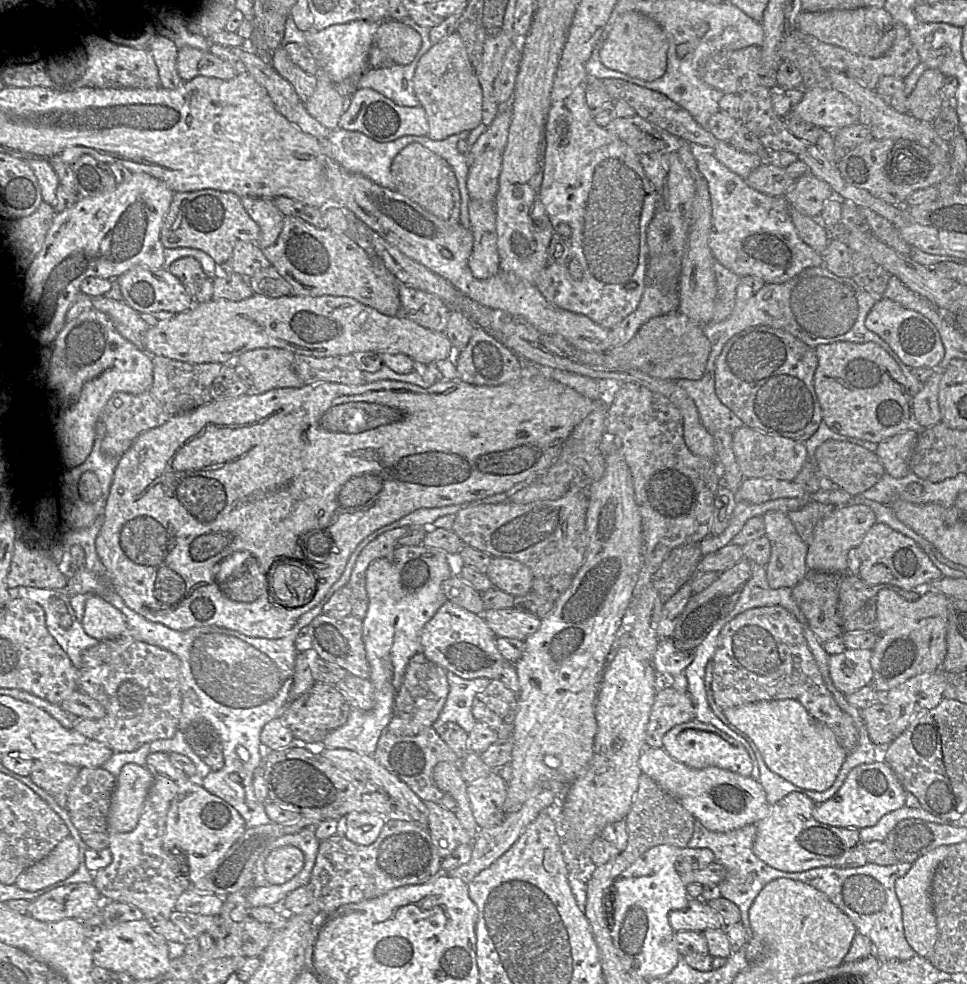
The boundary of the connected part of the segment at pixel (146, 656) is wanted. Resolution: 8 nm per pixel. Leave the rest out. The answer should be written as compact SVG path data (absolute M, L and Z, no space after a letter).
M133 639L98 641L82 653L78 690L99 702L105 715L100 719L74 718L73 730L106 744L114 753L133 752L152 741L173 737L182 705L178 657Z

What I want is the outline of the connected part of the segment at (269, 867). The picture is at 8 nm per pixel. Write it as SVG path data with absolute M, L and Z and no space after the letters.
M295 846L272 850L265 860L265 875L270 885L282 885L295 877L304 866L304 854Z

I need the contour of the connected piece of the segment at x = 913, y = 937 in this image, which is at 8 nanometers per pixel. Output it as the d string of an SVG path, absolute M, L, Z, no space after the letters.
M950 846L937 847L912 863L906 875L895 882L895 893L902 908L904 935L917 955L929 960L937 940L938 929L931 898L931 885L939 864L949 854Z

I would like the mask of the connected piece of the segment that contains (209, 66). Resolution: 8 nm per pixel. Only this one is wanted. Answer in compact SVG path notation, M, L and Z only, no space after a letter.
M188 46L178 49L176 68L183 81L189 81L197 76L231 80L238 75L233 66L210 51Z

